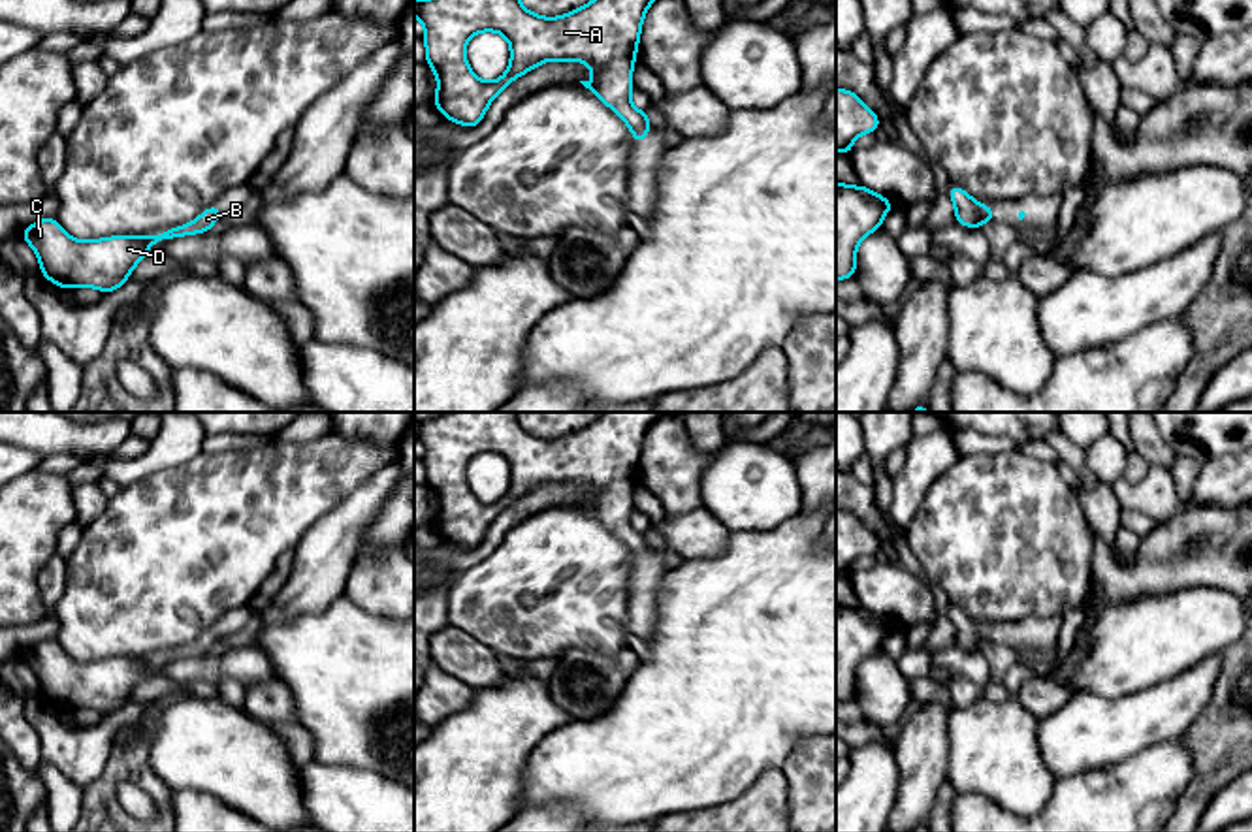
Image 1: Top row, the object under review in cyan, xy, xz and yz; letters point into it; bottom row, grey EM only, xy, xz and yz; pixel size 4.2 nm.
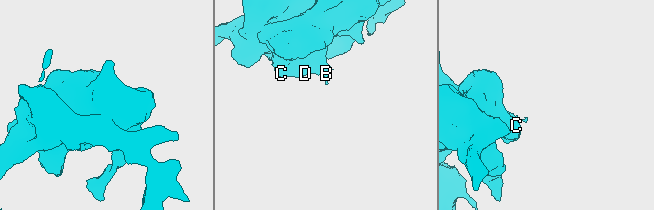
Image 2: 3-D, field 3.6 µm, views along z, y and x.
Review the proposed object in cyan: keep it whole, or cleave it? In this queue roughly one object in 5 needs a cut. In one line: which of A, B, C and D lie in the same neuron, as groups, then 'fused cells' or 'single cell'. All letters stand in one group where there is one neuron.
A B C D | single cell

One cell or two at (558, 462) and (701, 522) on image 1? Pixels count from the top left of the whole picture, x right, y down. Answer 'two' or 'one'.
two

